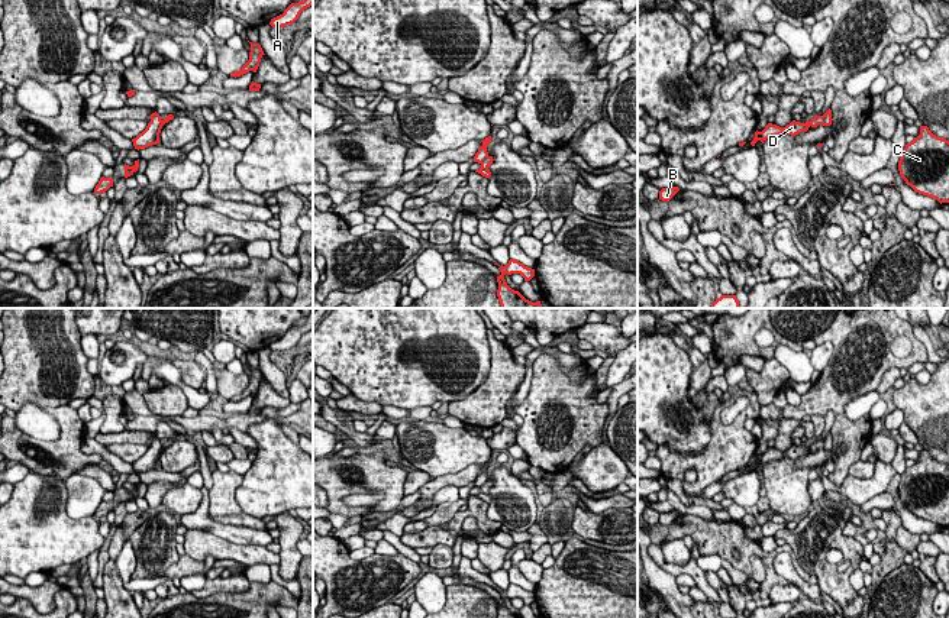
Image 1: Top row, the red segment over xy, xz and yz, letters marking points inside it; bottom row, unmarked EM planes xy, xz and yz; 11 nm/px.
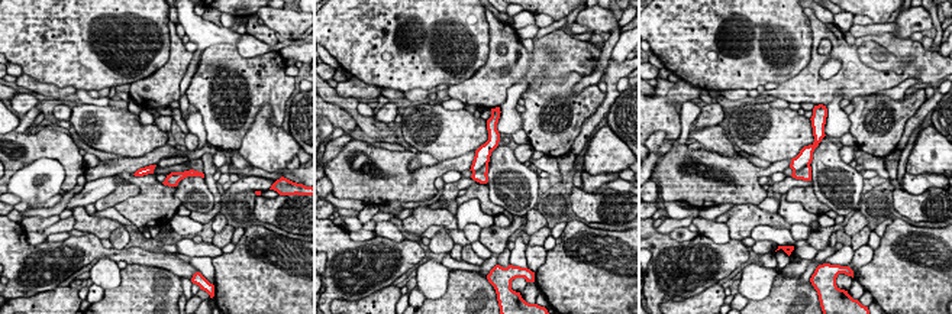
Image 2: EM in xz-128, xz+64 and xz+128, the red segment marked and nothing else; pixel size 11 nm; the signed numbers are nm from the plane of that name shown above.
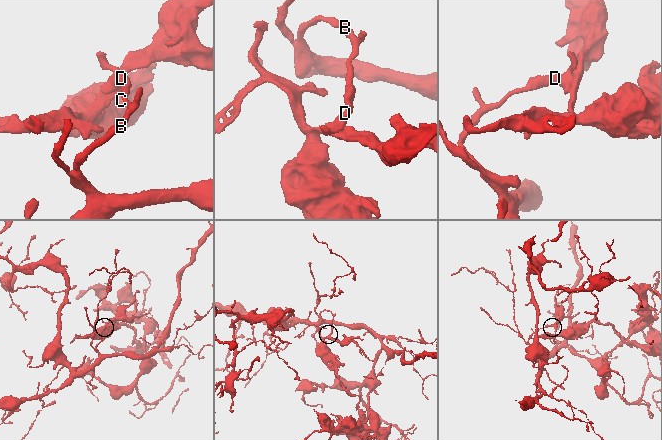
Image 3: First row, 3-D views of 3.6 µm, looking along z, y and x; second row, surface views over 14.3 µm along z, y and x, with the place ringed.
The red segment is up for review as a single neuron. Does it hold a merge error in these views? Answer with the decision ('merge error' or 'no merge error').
merge error

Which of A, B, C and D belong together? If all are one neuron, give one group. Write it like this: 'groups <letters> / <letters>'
groups A C / B D

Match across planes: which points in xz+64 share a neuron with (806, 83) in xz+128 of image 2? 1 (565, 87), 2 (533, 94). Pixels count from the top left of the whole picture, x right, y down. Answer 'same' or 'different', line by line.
1: different
2: different

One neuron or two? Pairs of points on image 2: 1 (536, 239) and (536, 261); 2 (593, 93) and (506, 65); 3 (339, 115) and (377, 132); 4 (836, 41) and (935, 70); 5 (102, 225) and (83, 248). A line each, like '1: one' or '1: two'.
1: two
2: two
3: two
4: one
5: two

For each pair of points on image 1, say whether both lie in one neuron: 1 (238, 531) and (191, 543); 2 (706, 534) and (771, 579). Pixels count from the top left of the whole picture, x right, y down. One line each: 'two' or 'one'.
1: two
2: one

